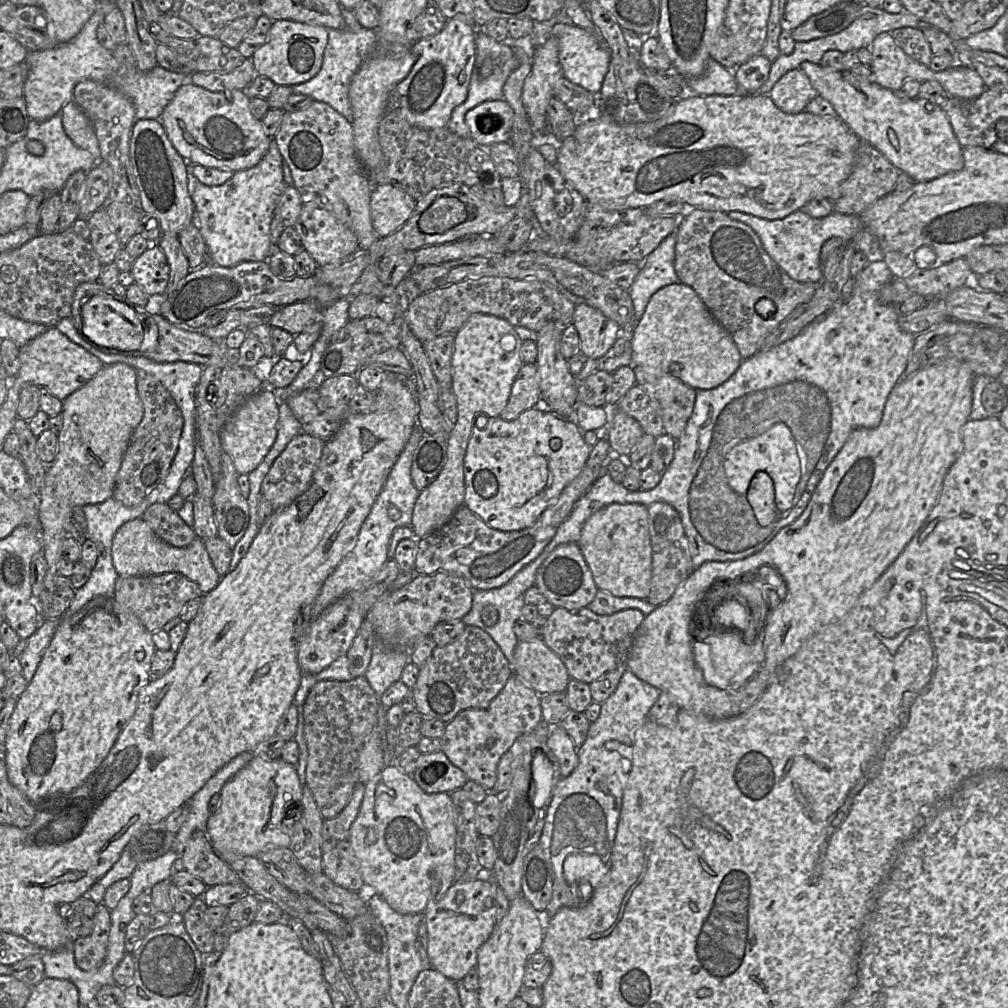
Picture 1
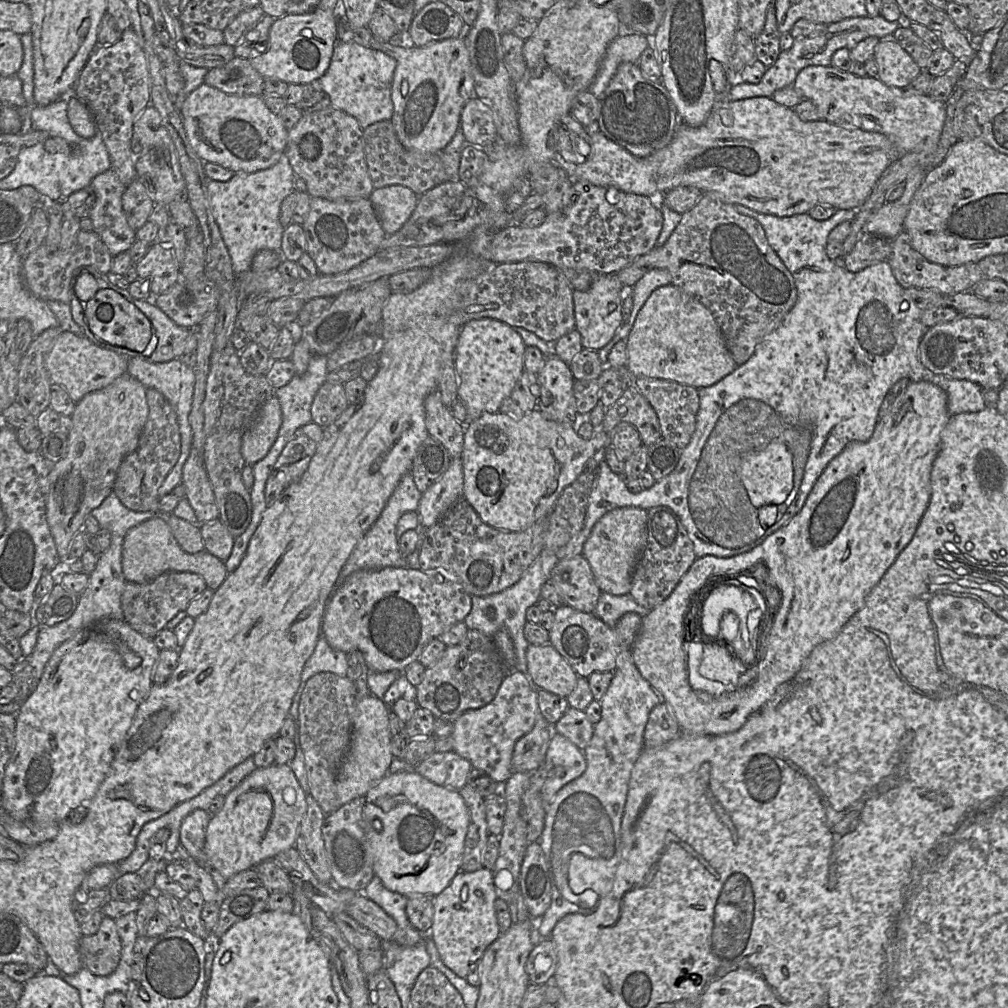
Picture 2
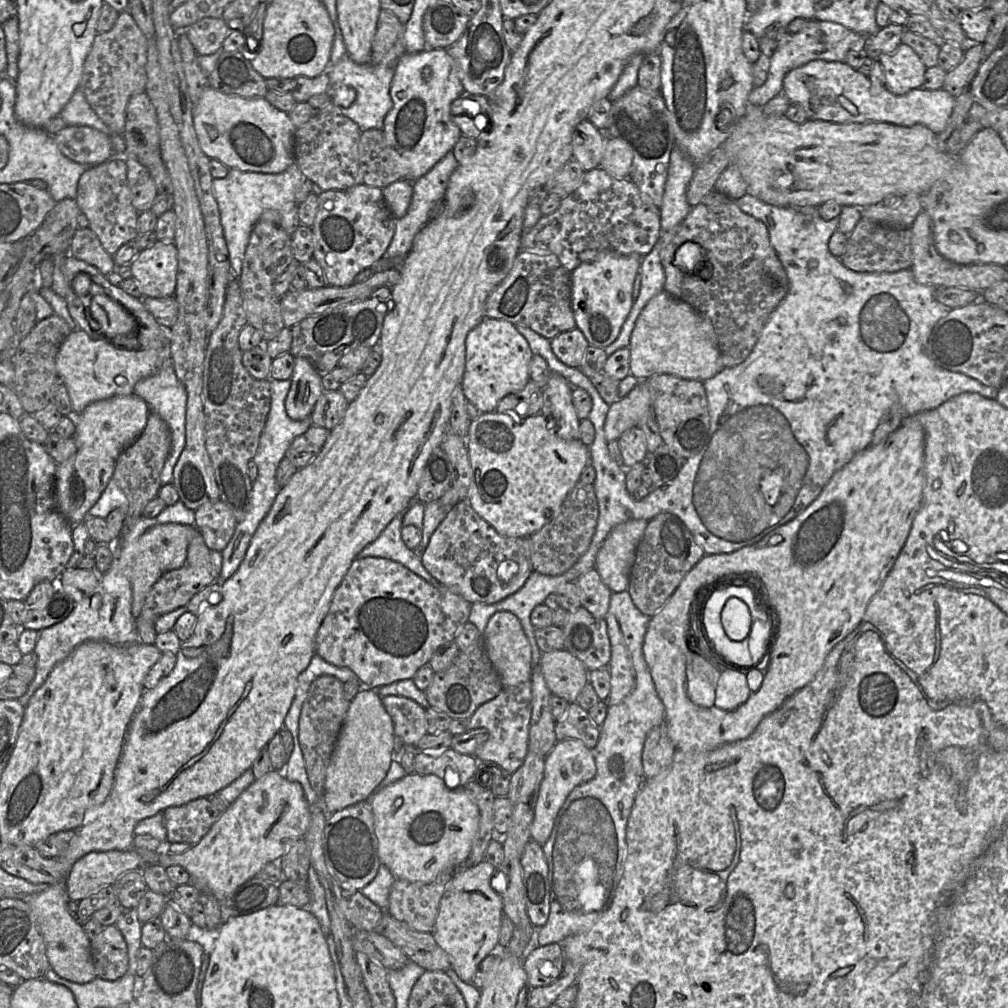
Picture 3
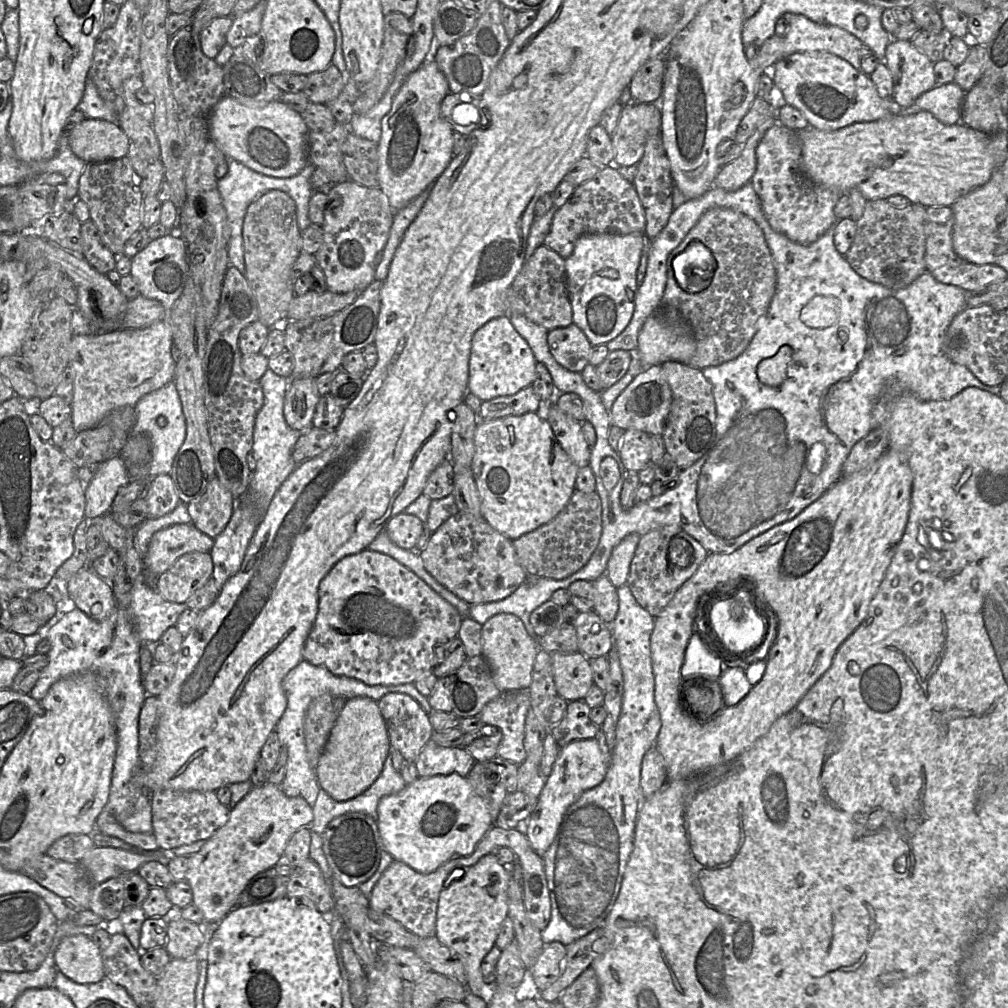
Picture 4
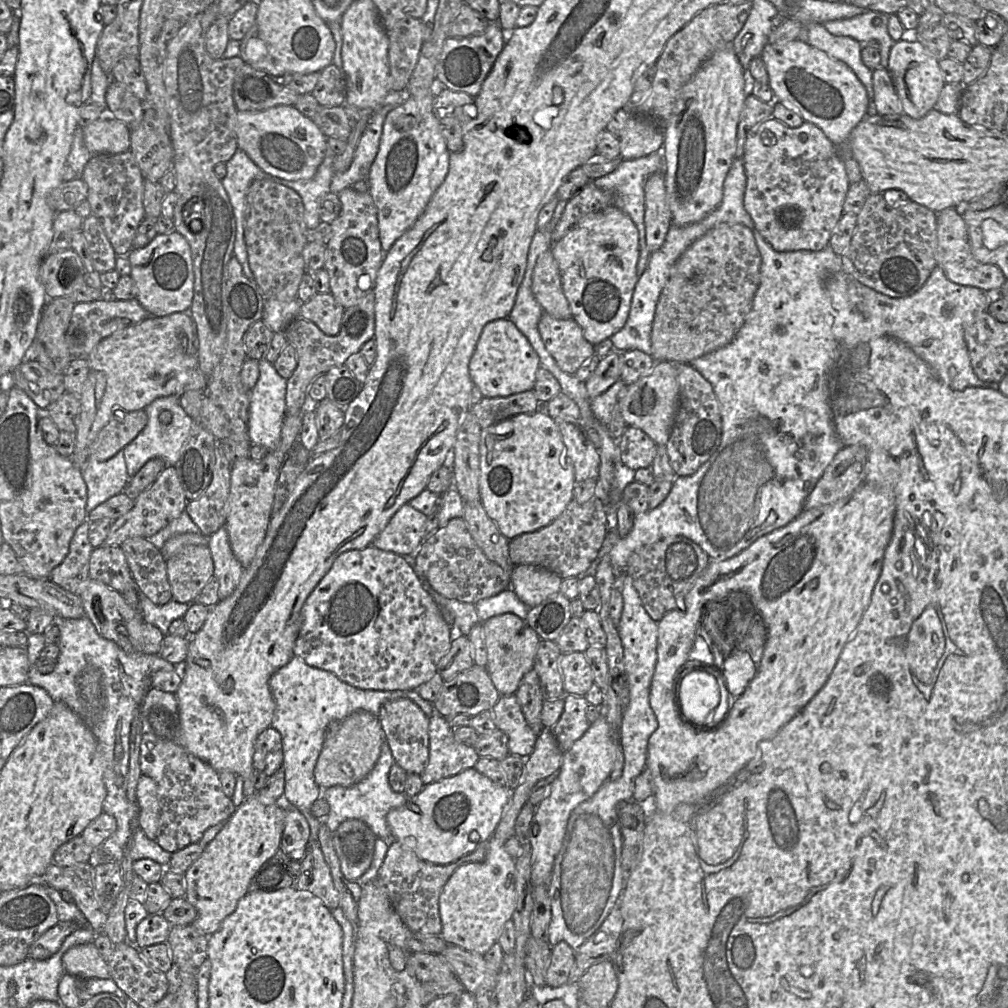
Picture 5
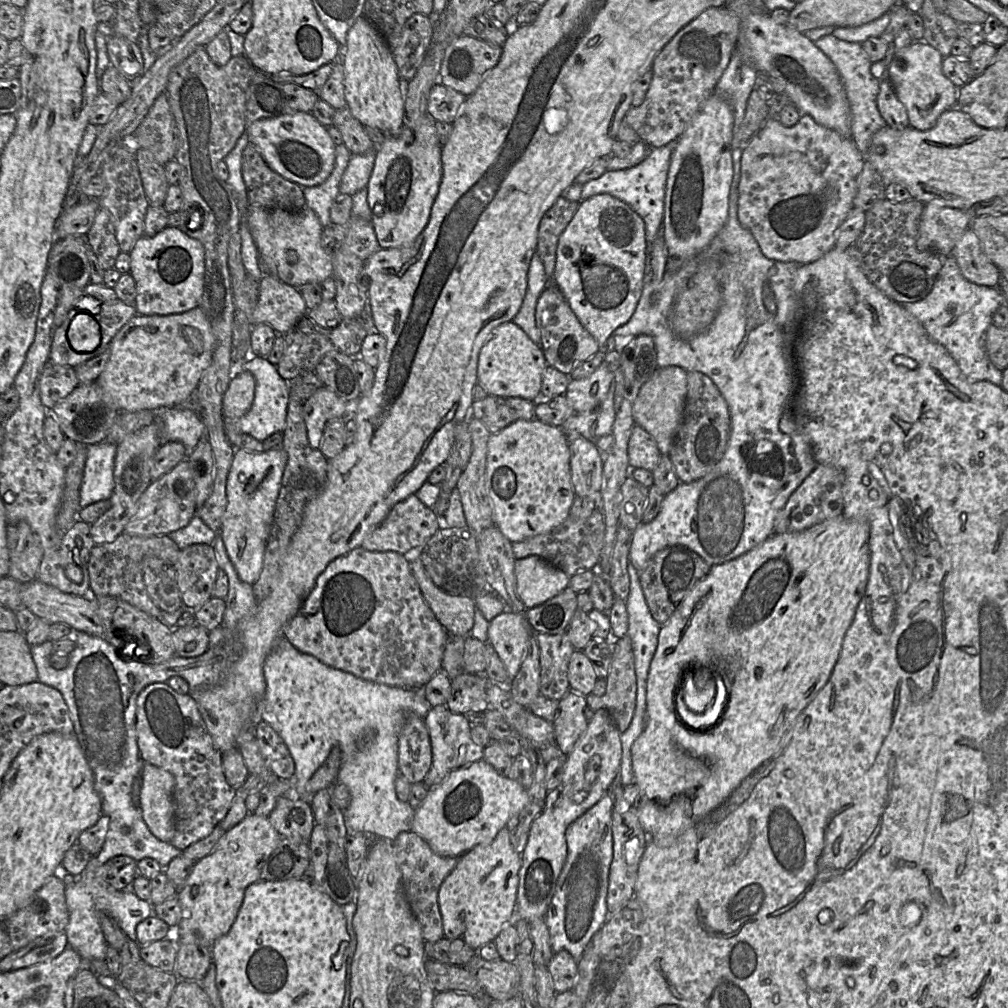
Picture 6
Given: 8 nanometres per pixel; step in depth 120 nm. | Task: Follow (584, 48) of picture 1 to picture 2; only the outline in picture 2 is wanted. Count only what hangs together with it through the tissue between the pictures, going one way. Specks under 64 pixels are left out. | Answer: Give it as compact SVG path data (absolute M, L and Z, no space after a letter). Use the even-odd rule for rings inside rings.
M620 34L612 40L589 91L599 99L618 66L622 62L638 63L647 47L649 47L649 39L641 34Z

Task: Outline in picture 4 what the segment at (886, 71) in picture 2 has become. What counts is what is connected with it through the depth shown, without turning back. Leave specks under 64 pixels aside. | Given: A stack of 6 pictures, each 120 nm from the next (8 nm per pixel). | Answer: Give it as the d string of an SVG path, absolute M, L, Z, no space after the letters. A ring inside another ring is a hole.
M893 39L886 48L884 63L893 80L893 100L901 108L911 106L920 95L936 86L934 63L911 41Z

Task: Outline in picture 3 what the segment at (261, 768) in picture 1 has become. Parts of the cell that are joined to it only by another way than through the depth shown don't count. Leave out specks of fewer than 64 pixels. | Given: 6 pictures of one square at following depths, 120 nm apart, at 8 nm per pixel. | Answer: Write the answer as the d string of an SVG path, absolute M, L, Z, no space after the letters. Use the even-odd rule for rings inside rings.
M270 770L254 782L229 805L228 809L213 824L199 843L182 854L166 850L166 844L158 850L156 864L167 868L172 865L183 867L190 875L190 883L201 893L213 895L219 902L224 901L238 887L254 878L269 862L279 862L288 848L304 837L310 825L311 807L307 803L298 782L287 780L283 772Z

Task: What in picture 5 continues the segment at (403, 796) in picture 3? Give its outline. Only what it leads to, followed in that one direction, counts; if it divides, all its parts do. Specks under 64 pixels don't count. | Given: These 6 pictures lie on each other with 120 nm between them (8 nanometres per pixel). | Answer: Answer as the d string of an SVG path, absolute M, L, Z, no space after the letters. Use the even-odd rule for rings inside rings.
M475 768L424 785L406 805L387 813L391 839L411 849L423 861L450 864L490 839L510 801L511 791L507 786L493 783Z

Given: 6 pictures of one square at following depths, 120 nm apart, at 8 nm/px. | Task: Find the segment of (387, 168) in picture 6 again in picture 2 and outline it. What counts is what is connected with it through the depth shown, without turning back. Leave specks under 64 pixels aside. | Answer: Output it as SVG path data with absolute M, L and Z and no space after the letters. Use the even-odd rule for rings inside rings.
M348 29L346 38L359 45L380 50L396 61L393 75L391 99L394 106L391 122L402 145L425 153L442 151L460 127L460 115L465 103L474 96L474 81L469 52L463 36L443 39L424 46L401 47L376 39L369 29Z

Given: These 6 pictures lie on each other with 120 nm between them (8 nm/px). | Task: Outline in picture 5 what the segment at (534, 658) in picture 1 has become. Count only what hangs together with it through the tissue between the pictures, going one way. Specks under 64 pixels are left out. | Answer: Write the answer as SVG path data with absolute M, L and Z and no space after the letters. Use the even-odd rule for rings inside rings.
M583 652L563 653L560 671L565 694L584 697L594 684L593 671Z

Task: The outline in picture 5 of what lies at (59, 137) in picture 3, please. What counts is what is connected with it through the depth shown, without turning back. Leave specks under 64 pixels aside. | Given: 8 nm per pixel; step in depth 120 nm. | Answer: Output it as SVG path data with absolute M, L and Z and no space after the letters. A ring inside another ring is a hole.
M104 115L83 127L83 140L92 155L119 154L130 150L131 130L123 122Z

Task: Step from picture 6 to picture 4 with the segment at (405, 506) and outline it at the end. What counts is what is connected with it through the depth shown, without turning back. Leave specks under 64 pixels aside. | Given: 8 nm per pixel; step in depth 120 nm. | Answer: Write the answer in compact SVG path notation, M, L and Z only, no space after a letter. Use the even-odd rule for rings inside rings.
M406 512L394 516L385 527L390 540L405 550L414 550L425 530L425 523L417 516Z

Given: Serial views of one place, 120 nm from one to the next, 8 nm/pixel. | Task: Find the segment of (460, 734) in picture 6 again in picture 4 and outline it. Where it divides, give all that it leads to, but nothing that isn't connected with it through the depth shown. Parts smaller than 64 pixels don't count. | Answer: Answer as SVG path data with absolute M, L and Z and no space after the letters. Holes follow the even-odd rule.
M429 740L415 763L419 777L458 774L466 777L475 759L461 747L441 747Z

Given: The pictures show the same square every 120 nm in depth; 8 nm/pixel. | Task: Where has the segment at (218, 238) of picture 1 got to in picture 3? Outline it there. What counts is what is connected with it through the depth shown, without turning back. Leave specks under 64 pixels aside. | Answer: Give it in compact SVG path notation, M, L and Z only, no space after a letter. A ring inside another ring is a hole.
M293 163L281 173L258 173L230 168L225 178L214 178L212 188L217 201L224 238L229 251L229 261L233 277L242 272L244 255L251 231L261 214L266 210L276 210L280 214L280 226L292 235L301 225L298 216L296 193L307 178L297 164Z

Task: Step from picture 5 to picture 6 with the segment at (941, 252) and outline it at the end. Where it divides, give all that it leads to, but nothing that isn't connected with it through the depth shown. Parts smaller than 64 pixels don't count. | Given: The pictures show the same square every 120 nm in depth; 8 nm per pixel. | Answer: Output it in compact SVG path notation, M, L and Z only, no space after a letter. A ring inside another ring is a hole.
M971 227L963 233L954 246L950 256L955 258L962 275L968 281L992 288L998 286L1000 271L984 253L981 242L975 232L972 231Z

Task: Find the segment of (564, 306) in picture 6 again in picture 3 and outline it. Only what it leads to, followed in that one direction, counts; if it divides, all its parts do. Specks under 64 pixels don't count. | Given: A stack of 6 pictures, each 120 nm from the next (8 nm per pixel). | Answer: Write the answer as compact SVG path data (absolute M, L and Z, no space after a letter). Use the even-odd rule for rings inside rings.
M579 328L563 332L549 340L553 352L564 364L580 368L590 344Z

